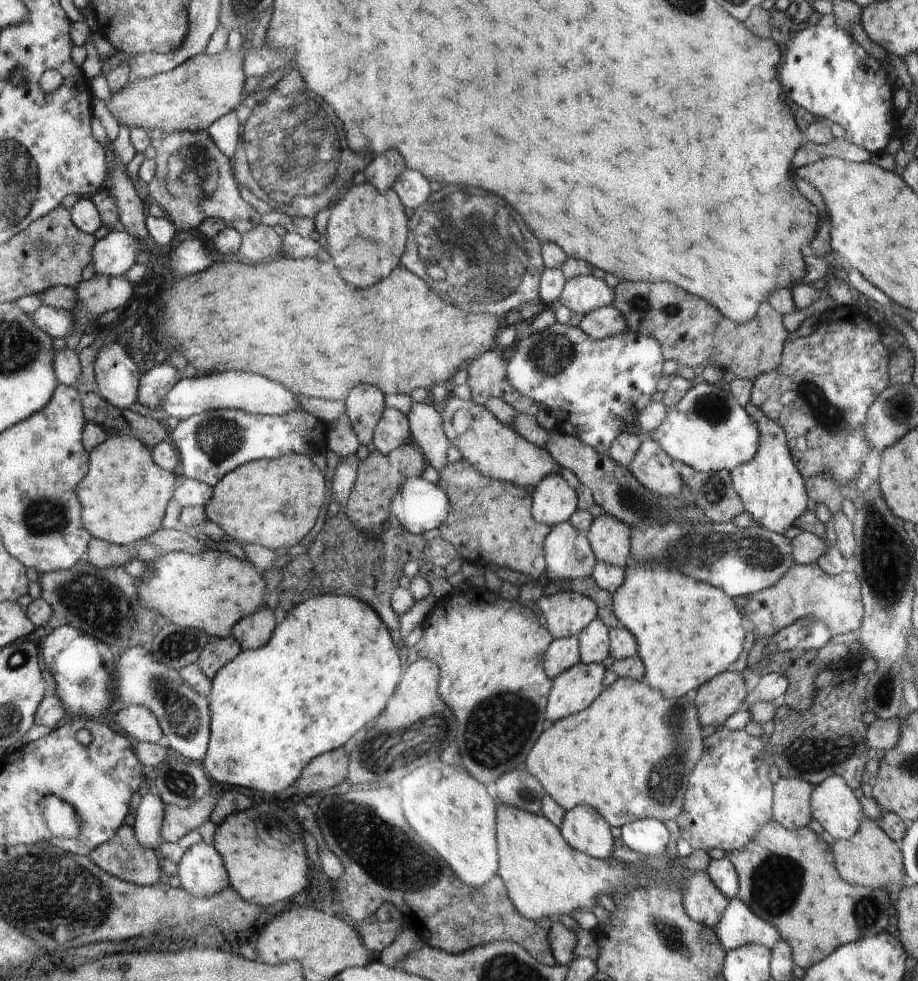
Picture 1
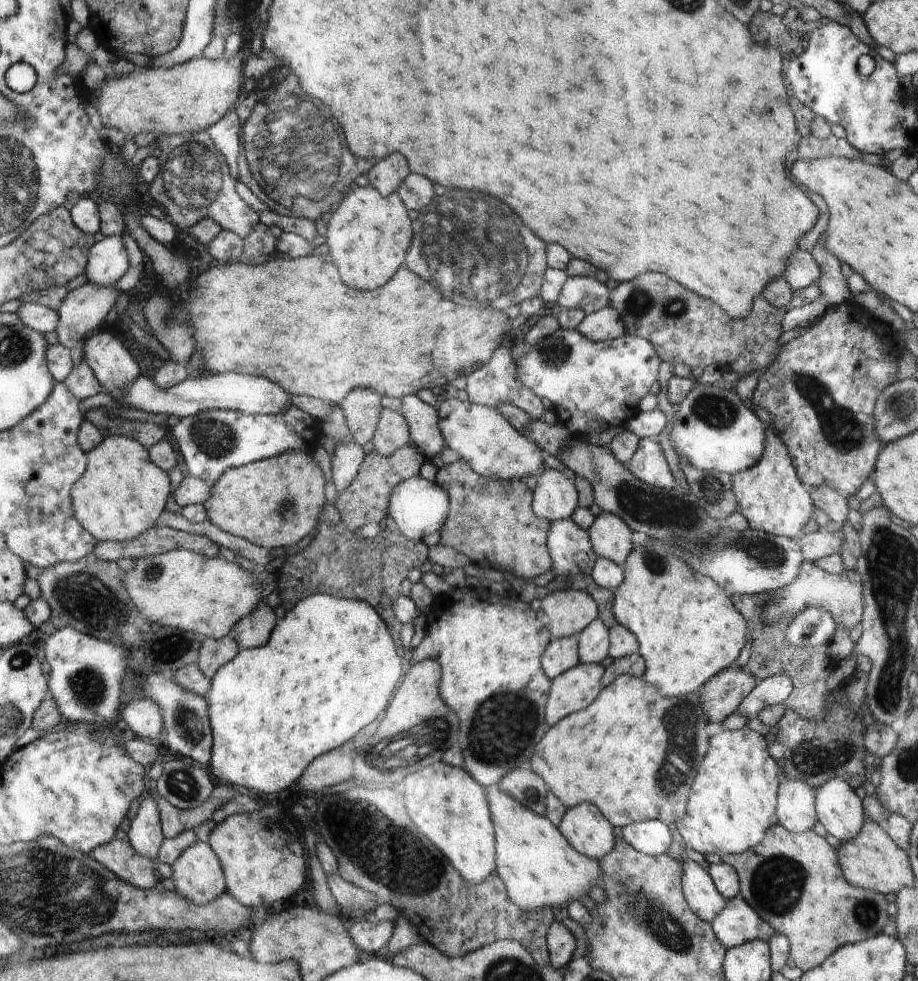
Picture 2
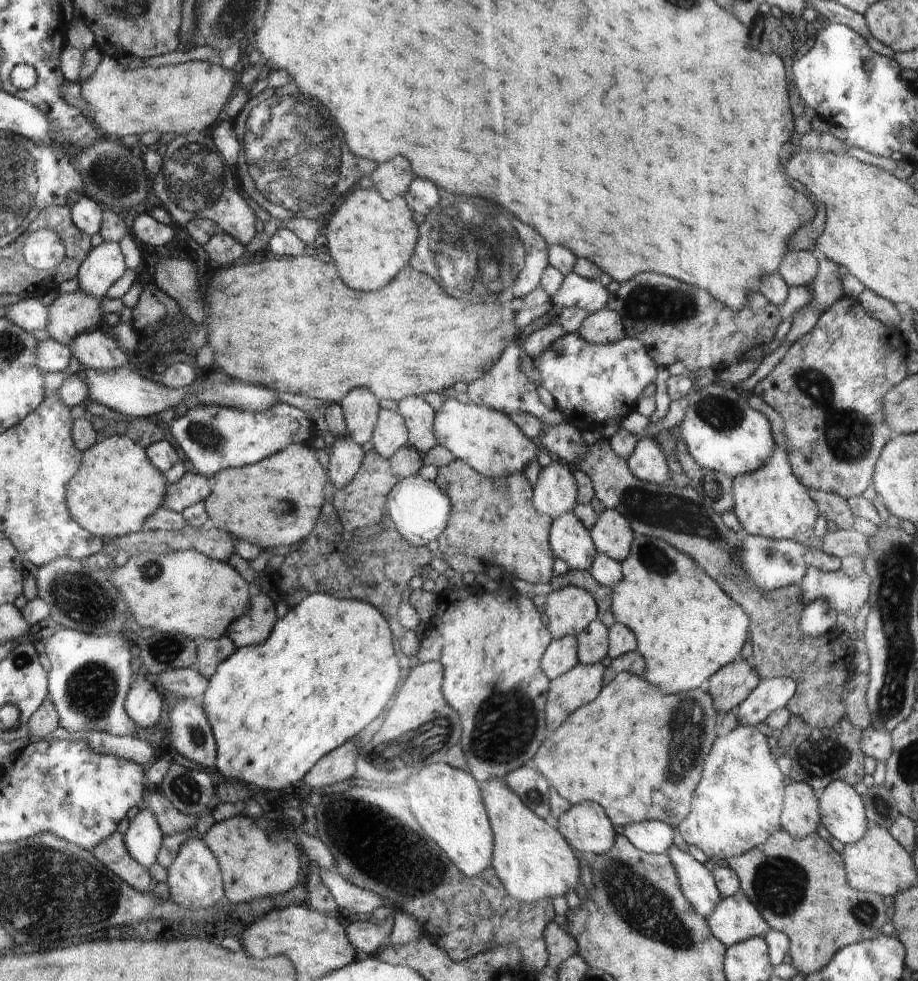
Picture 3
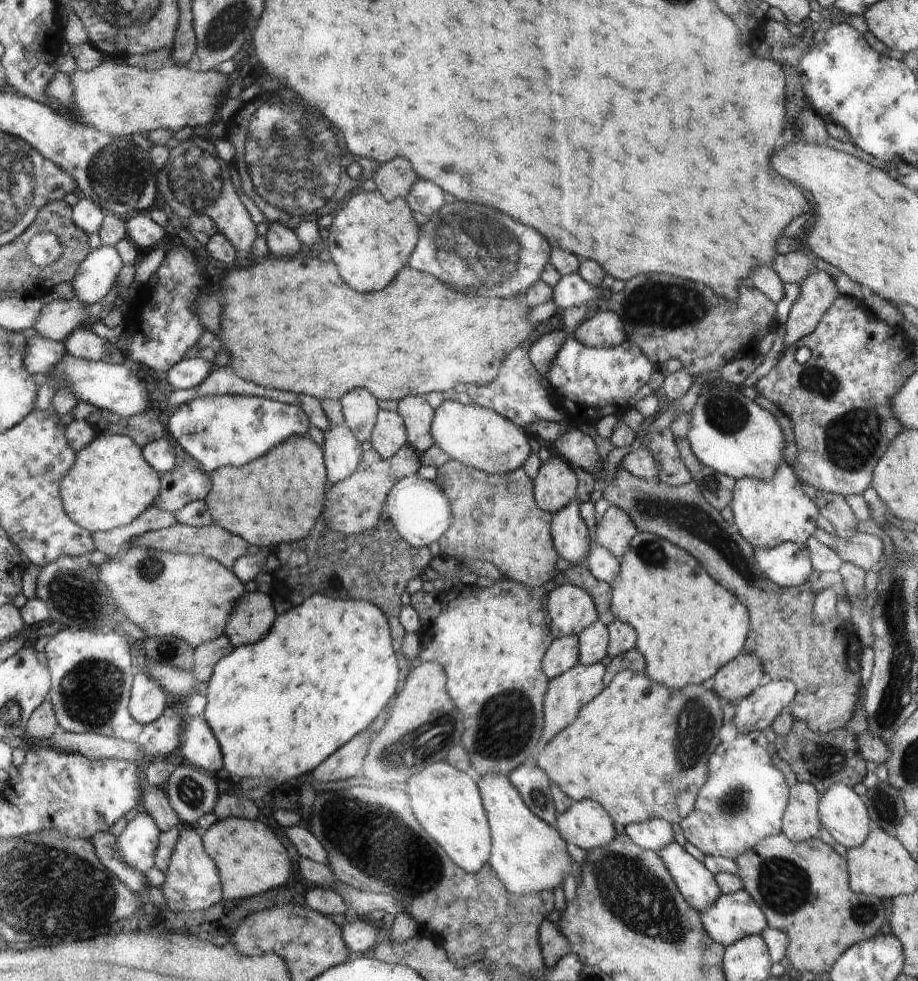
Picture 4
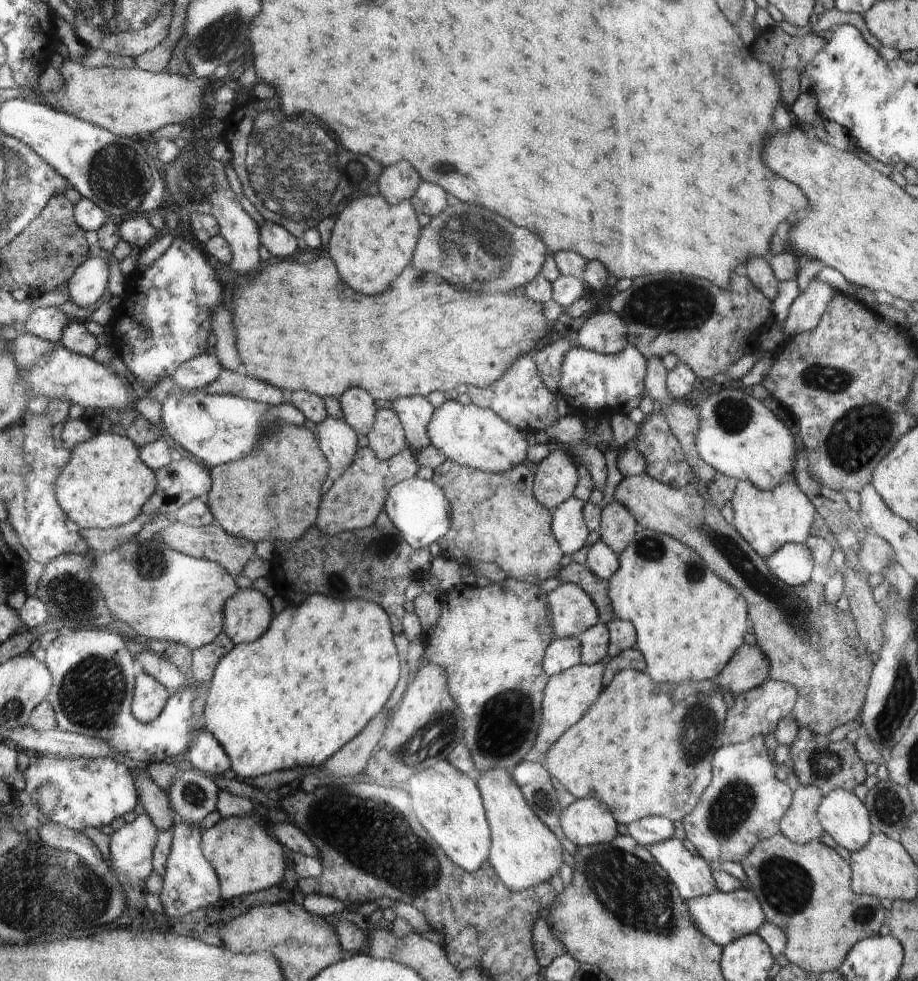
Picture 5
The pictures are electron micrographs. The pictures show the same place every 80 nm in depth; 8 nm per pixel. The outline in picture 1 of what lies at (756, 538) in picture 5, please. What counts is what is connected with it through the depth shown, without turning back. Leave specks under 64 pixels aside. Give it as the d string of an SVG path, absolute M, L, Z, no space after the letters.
M750 402L745 406L745 410L758 423L759 452L750 462L731 470L731 481L743 501L745 510L759 524L758 526L784 535L790 527L796 526L808 508L809 494L806 494L805 478L800 474L794 456L790 456L791 449L788 446L785 428L769 419Z

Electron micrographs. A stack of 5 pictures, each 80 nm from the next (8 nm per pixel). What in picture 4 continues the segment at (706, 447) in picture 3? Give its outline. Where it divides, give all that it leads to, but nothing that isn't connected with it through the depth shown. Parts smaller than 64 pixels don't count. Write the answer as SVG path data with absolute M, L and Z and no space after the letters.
M704 386L691 414L688 438L694 454L704 466L723 475L768 481L784 460L784 434L776 418L755 401L748 400L740 390Z

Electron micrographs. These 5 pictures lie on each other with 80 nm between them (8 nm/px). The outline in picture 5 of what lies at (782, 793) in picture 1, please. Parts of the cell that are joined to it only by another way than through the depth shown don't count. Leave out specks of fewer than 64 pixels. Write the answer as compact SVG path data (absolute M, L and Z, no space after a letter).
M801 785L794 792L792 810L788 810L780 820L780 830L785 838L800 845L809 843L812 838L822 836L821 822L818 822L818 804L822 804L823 794L818 787Z

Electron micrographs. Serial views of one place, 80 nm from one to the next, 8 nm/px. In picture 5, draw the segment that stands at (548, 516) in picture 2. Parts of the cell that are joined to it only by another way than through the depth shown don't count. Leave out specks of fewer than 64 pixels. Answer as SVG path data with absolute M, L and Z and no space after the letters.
M561 449L554 450L538 463L534 476L534 496L536 500L551 512L575 494L576 466L570 456Z

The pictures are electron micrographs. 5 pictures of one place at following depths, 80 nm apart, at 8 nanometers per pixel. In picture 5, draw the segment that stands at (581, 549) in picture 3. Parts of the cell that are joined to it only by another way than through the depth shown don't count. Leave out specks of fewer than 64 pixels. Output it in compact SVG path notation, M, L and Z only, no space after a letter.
M574 495L554 510L551 531L563 553L572 554L586 544L590 532L583 510L586 503Z

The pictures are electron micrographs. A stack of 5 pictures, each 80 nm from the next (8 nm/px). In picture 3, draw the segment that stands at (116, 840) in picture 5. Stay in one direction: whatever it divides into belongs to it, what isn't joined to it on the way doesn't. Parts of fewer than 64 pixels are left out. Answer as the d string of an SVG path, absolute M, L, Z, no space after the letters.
M147 806L141 807L123 835L126 848L136 862L149 869L158 861L164 834L154 811Z

